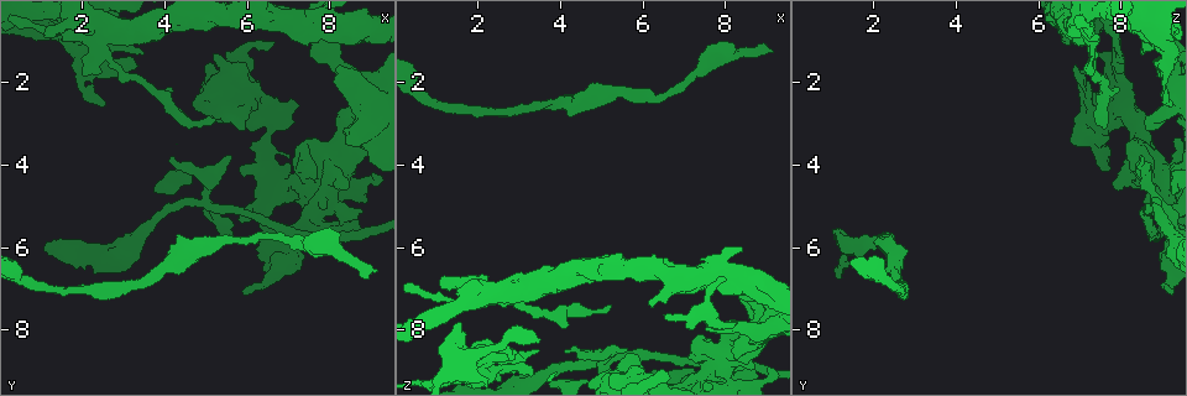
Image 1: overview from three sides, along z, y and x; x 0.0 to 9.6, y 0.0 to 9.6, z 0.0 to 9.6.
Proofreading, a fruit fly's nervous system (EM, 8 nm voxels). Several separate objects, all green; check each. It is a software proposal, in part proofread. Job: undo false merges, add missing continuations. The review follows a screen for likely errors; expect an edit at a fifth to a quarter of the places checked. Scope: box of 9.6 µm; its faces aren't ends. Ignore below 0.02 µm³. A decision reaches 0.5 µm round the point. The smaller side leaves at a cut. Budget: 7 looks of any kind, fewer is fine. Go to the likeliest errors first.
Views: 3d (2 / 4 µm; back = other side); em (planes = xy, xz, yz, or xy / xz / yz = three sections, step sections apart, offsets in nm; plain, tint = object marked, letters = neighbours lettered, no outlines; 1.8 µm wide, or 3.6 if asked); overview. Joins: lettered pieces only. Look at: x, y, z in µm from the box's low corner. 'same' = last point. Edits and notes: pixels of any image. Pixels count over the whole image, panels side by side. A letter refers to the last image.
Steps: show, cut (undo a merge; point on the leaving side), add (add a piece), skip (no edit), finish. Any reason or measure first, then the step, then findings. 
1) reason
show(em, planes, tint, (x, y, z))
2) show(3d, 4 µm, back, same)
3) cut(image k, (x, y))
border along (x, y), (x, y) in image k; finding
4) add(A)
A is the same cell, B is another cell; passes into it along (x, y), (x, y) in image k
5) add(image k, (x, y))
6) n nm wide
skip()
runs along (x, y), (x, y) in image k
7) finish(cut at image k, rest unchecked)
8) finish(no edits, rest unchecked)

calibre changes
show(3d, 4 µm, (7.95, 0.65, 6.75))

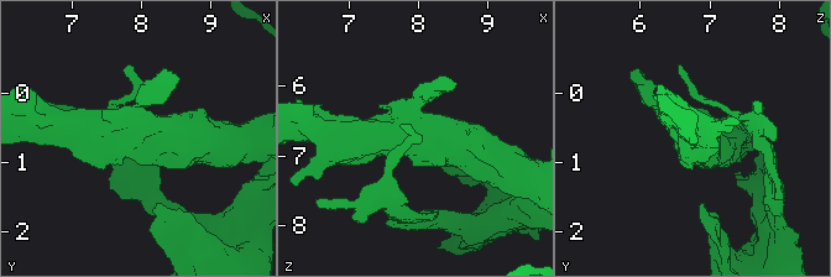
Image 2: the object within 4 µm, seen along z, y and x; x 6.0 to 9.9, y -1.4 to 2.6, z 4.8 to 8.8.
need the tissue
show(em, planes, letters, same)

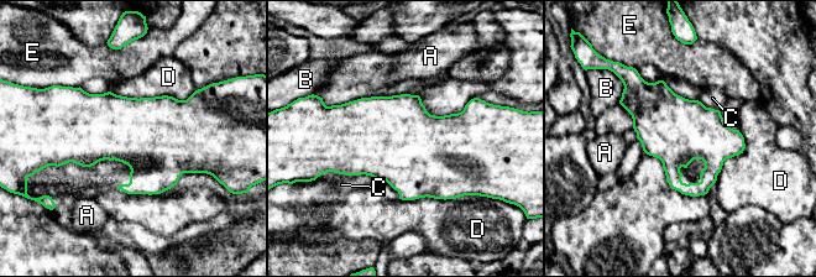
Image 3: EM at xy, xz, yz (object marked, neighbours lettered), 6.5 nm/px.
skip()
A, B, C, D and E are other cells; border along (327, 172), (370, 174), (376, 178) in image 3; one neuron here

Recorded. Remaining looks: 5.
free end
show(3d, 2 µm, (9.15, 6.65, 1.25))

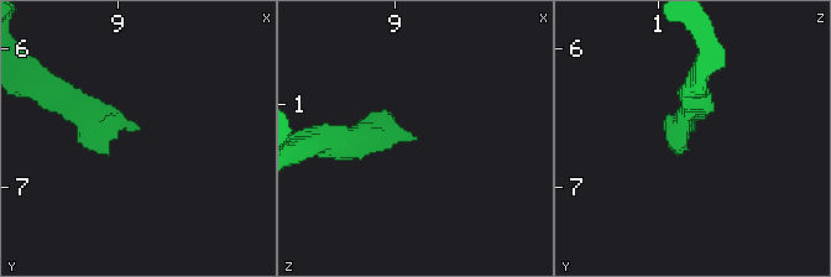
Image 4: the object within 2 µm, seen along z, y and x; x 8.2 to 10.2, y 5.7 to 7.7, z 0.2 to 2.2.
show(em, planes, letters, (9.10, 6.58, 1.28))

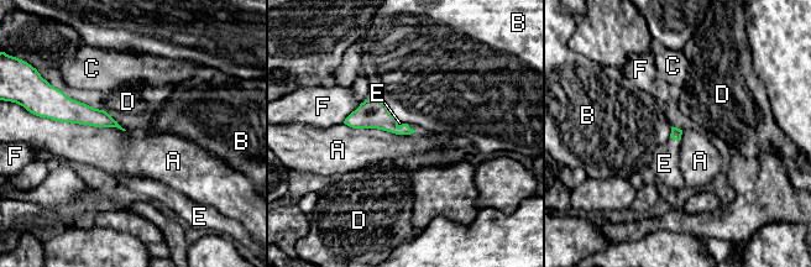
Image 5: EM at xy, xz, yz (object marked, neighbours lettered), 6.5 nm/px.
add(E)
E is the same cell, A, B, C, D and F are other cells; the neuron continues

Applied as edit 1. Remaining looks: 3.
see it whole again
show(overview)

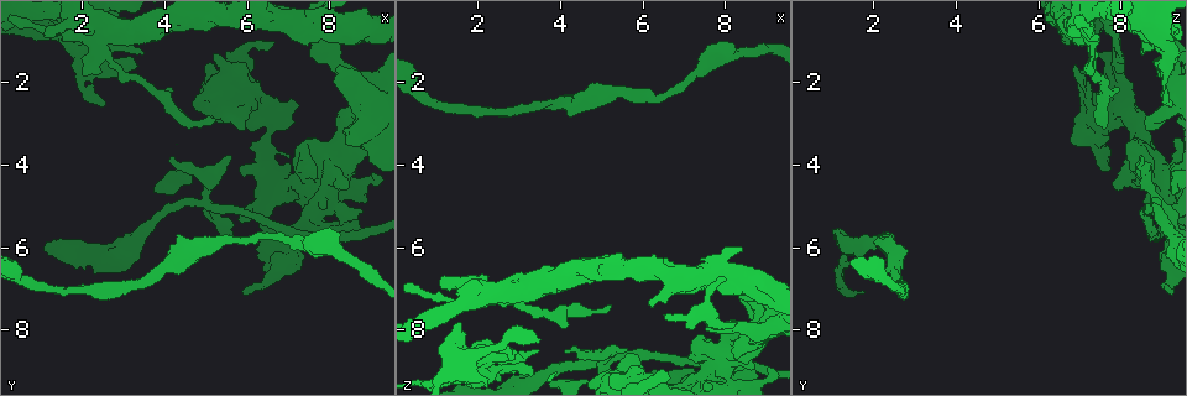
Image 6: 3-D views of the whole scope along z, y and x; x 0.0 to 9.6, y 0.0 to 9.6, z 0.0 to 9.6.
long arm stops here
show(em, planes, plain, (5.20, 2.90, 7.45))

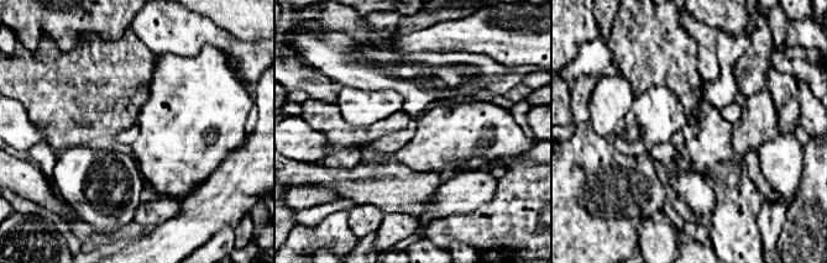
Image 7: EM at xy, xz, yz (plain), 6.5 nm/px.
see the neighbours
show(em, planes, letters, same)

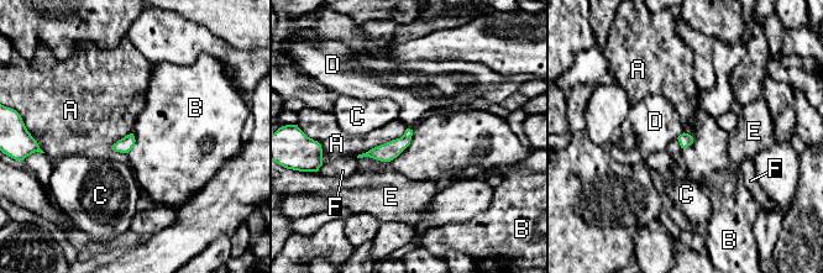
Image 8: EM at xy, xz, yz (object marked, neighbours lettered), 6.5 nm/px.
skip()
A, B, C, D, E and F are other cells; border along (413, 130), (392, 159), (357, 158) in image 8; no lettered piece goes on from it

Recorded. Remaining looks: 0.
finish(add at image 5, rest unchecked)

